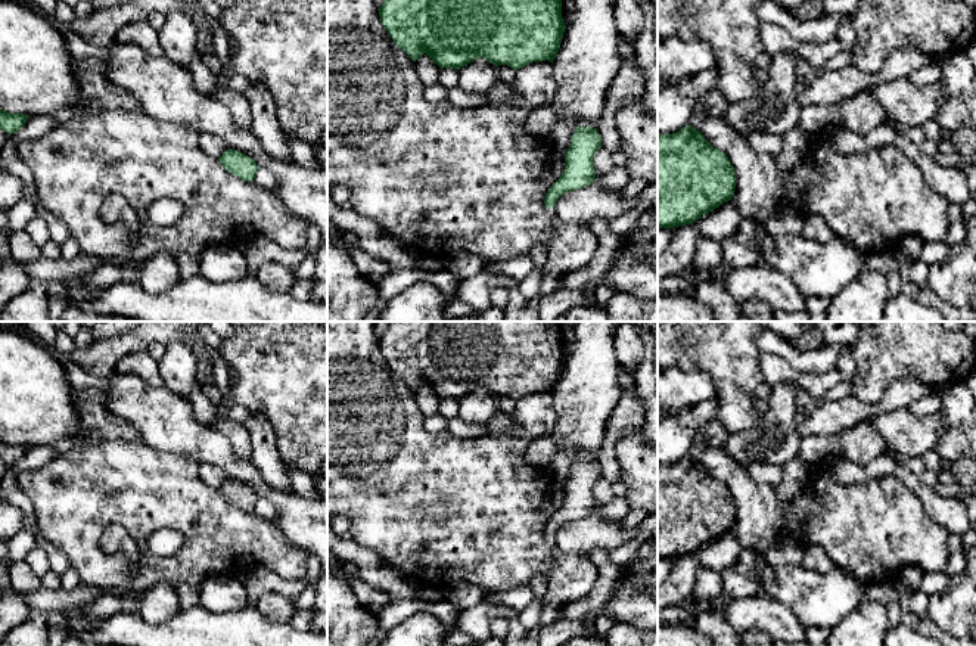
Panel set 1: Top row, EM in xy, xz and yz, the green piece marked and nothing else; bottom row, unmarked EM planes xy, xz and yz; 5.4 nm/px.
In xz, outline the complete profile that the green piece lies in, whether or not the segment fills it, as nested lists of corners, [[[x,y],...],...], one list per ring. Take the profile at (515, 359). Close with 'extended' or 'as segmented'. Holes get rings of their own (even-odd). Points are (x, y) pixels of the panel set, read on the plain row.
[[[388,322],[377,341],[395,376],[414,392],[426,383],[441,400],[460,400],[484,388],[495,397],[507,395],[516,401],[532,392],[553,394],[566,360],[562,329],[560,322]]]; as segmented

